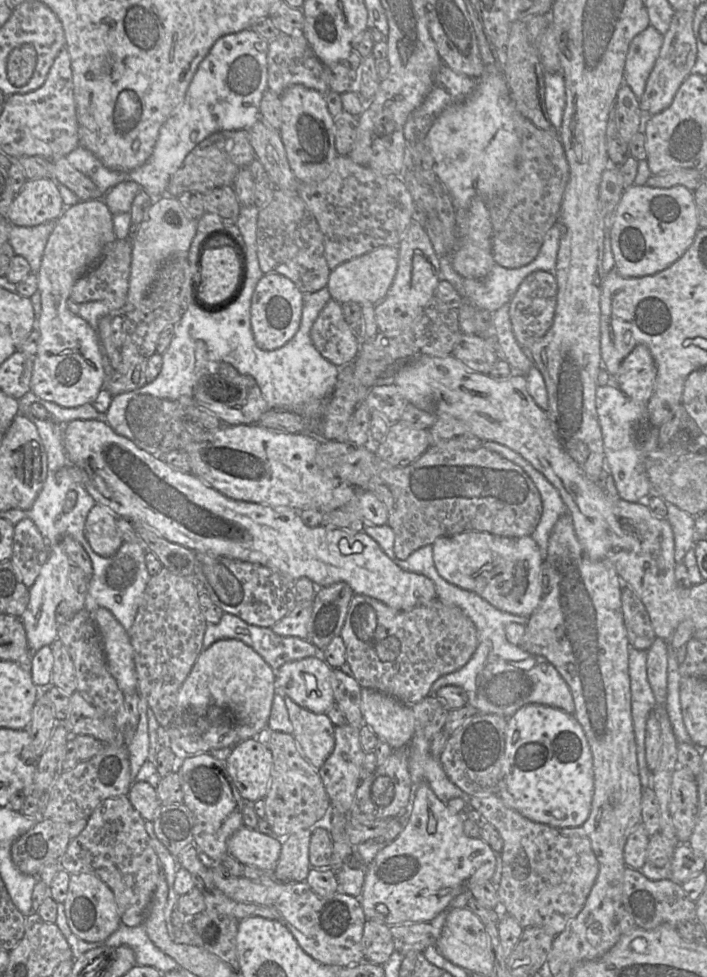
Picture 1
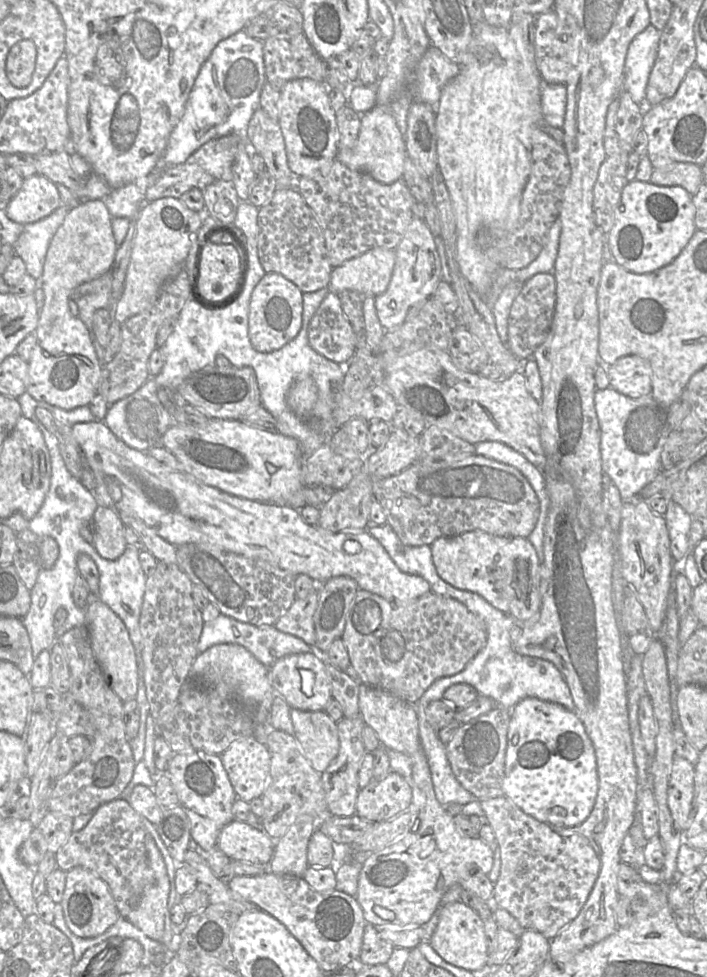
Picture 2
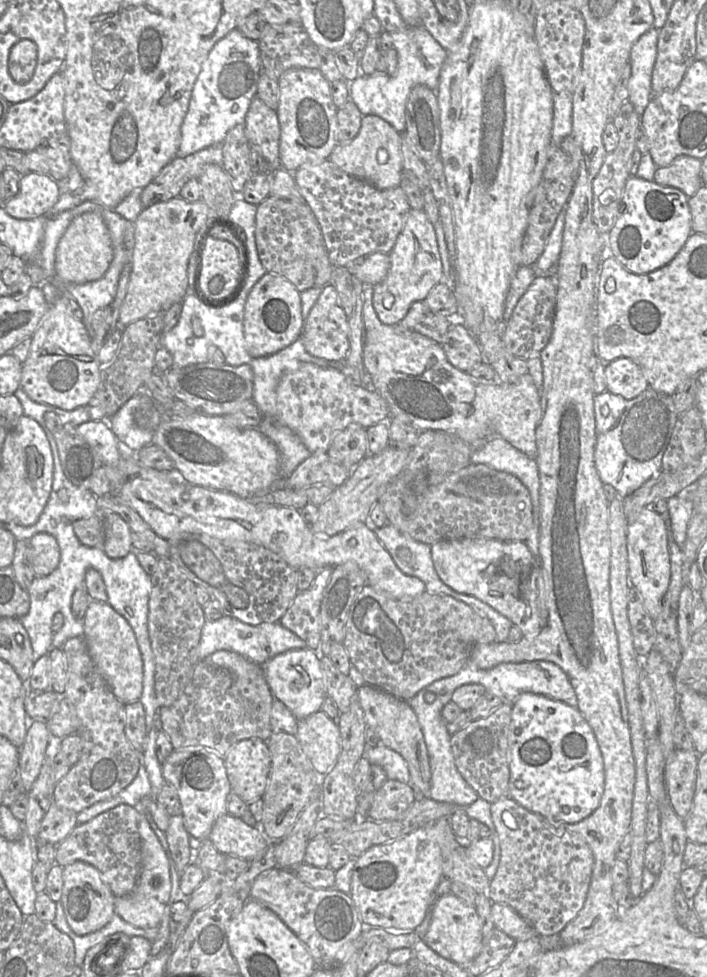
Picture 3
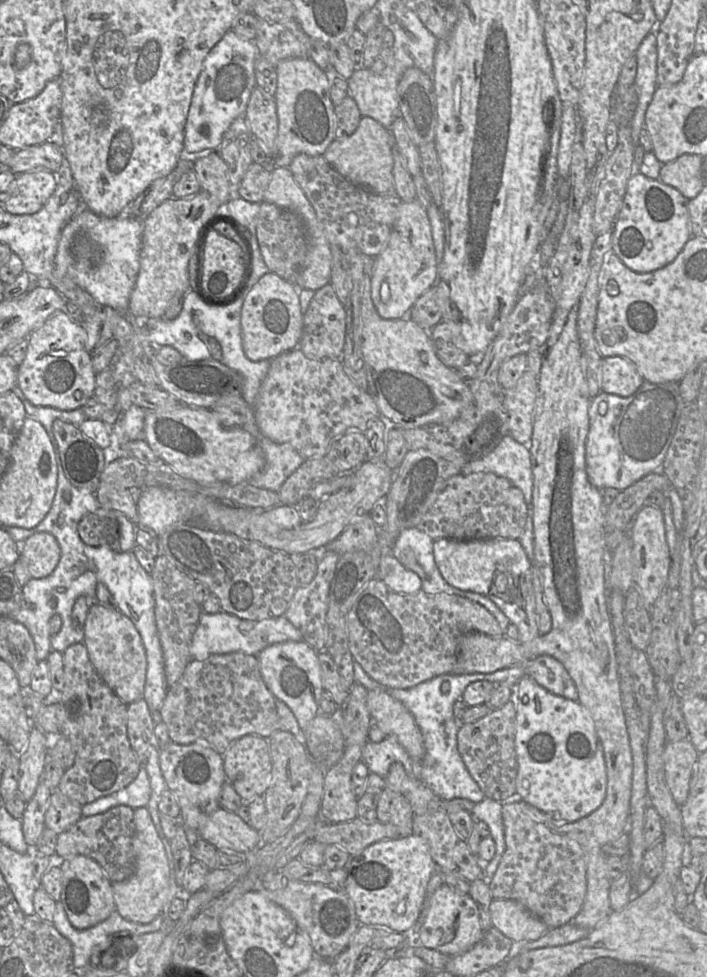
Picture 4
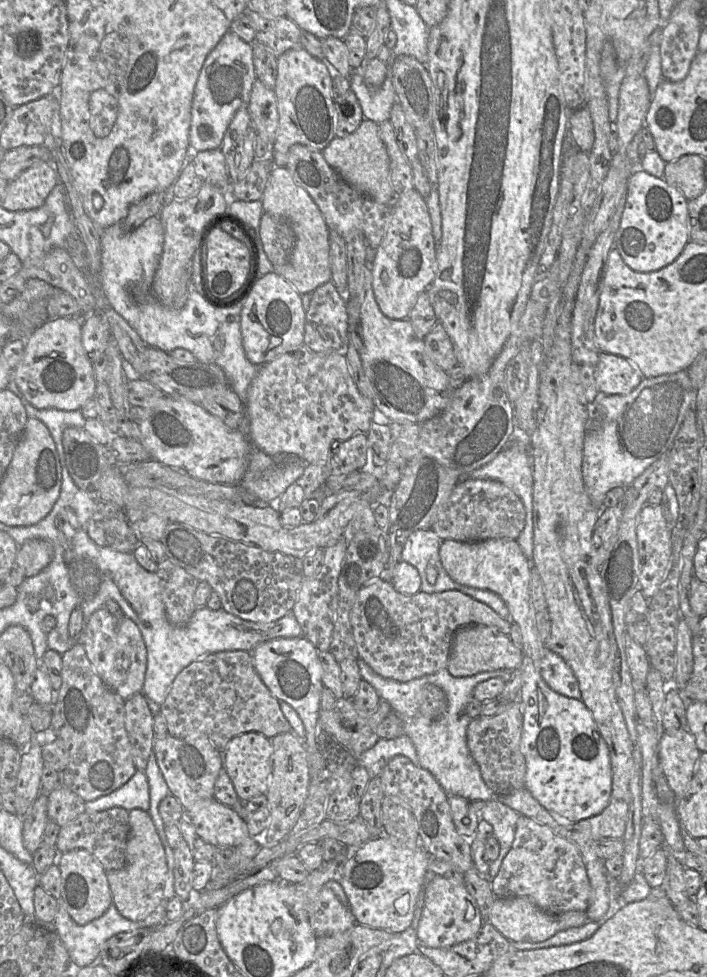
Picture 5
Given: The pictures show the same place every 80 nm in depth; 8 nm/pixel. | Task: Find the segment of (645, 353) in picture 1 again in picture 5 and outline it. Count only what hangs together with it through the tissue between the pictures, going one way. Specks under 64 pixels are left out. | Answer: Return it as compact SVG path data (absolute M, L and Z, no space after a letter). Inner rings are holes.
M600 353L595 373L596 385L600 395L626 395L641 382L642 375L627 359Z

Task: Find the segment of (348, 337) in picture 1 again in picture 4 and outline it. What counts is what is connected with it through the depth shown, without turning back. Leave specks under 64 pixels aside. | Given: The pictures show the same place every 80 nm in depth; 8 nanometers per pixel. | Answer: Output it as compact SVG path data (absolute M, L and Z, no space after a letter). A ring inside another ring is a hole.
M330 283L315 291L306 312L303 314L302 335L298 348L308 358L341 359L345 343L346 312Z

